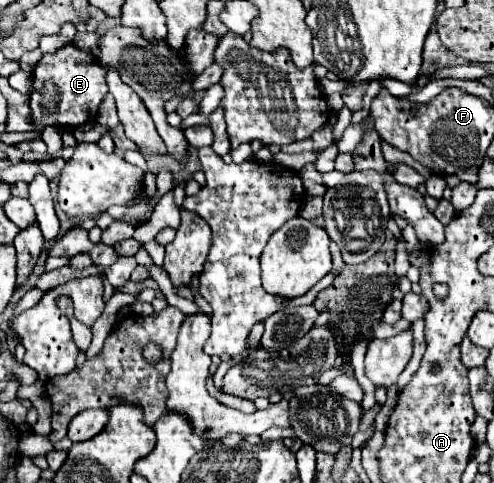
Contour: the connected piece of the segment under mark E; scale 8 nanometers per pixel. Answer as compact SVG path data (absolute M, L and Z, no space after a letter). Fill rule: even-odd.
M72 43L60 47L52 55L44 53L34 67L34 89L30 93L30 109L34 123L40 127L78 127L84 123L92 123L96 119L98 105L108 93L104 75L106 69L100 67L100 63L90 53L76 49Z

